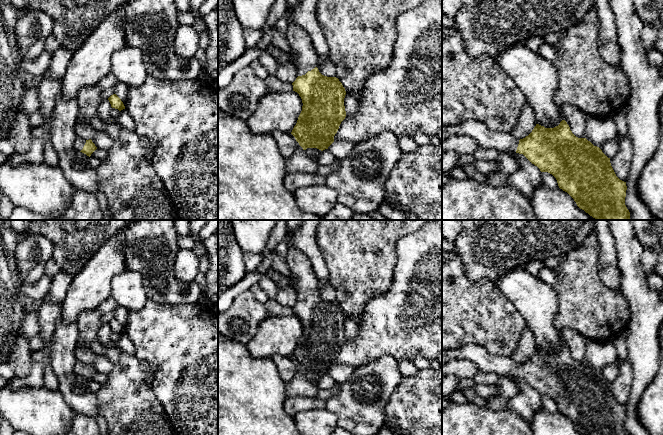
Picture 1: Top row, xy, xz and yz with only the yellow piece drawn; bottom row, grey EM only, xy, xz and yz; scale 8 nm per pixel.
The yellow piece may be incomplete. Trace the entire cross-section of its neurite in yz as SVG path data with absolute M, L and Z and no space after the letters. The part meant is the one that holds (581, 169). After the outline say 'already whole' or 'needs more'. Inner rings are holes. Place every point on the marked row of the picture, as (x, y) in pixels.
M565 120L554 128L545 128L536 124L532 132L523 139L517 139L511 133L491 130L485 123L476 121L467 121L457 127L442 126L442 141L454 136L469 136L476 141L480 148L493 148L499 152L523 154L541 172L552 174L556 178L559 188L567 192L580 209L597 220L630 220L630 212L625 205L626 182L616 176L610 158L586 138L576 137Z; needs more

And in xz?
M302 0L287 1L285 13L289 26L286 39L291 47L289 56L298 70L298 77L292 85L303 103L291 134L303 150L317 148L323 151L334 142L334 136L346 117L346 91L338 78L327 77L319 72L319 56L310 35L292 23L293 13Z; needs more

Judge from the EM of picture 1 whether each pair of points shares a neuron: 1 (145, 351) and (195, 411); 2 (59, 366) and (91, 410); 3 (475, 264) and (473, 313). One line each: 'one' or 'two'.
1: one
2: one
3: two

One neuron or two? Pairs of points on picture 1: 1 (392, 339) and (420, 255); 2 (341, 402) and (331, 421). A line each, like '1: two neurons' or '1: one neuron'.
1: one neuron
2: two neurons

